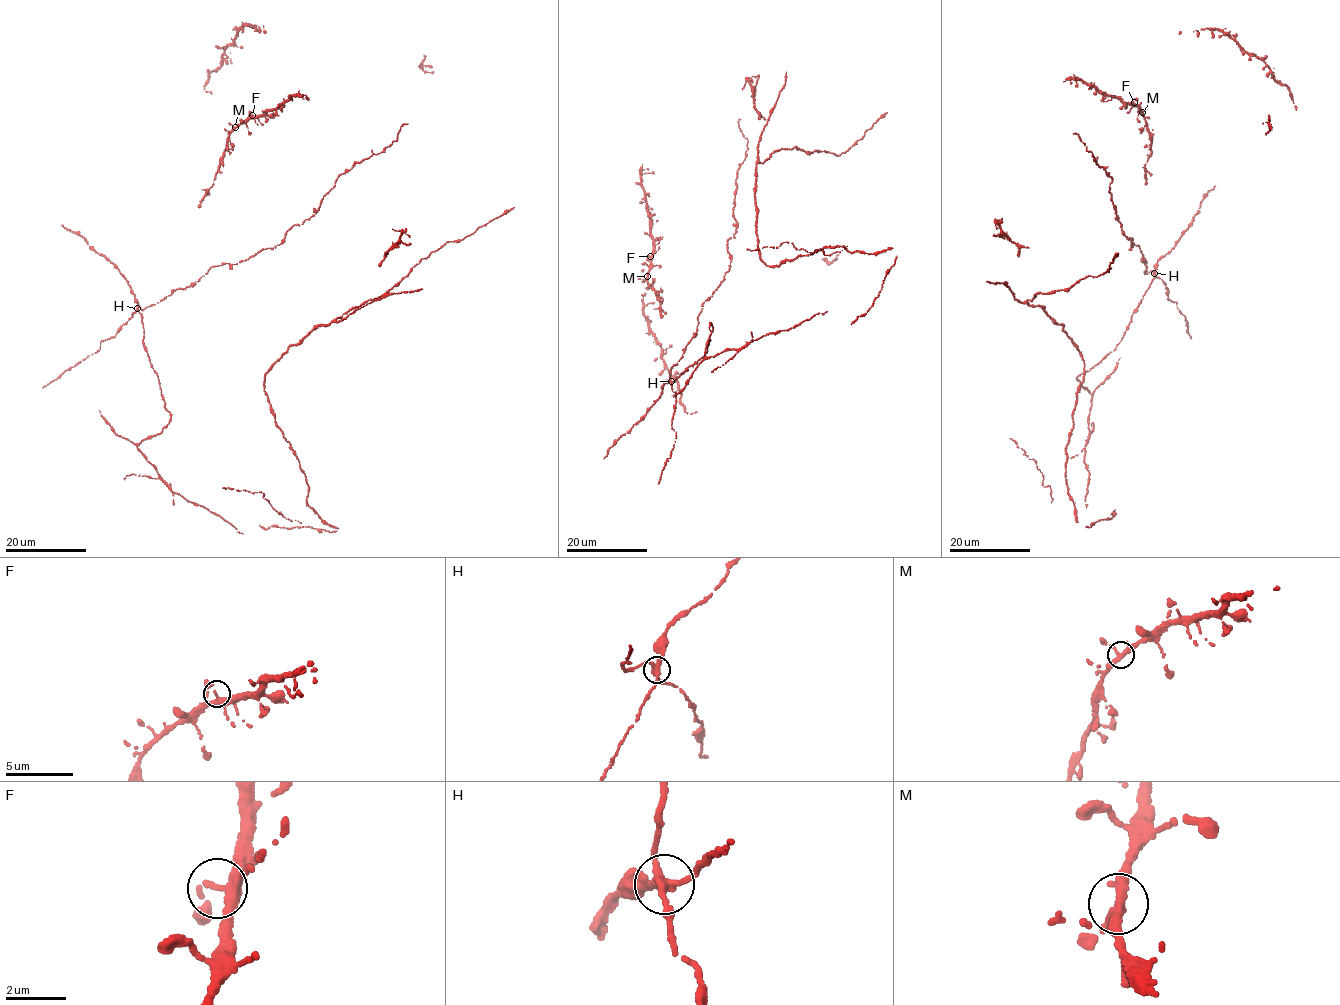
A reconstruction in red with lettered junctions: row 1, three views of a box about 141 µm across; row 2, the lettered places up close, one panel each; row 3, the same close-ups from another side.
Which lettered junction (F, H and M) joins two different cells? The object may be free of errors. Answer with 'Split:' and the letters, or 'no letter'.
Split: H

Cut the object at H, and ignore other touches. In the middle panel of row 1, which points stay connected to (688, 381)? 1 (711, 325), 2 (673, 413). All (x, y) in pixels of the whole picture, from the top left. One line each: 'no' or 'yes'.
1: yes
2: no

